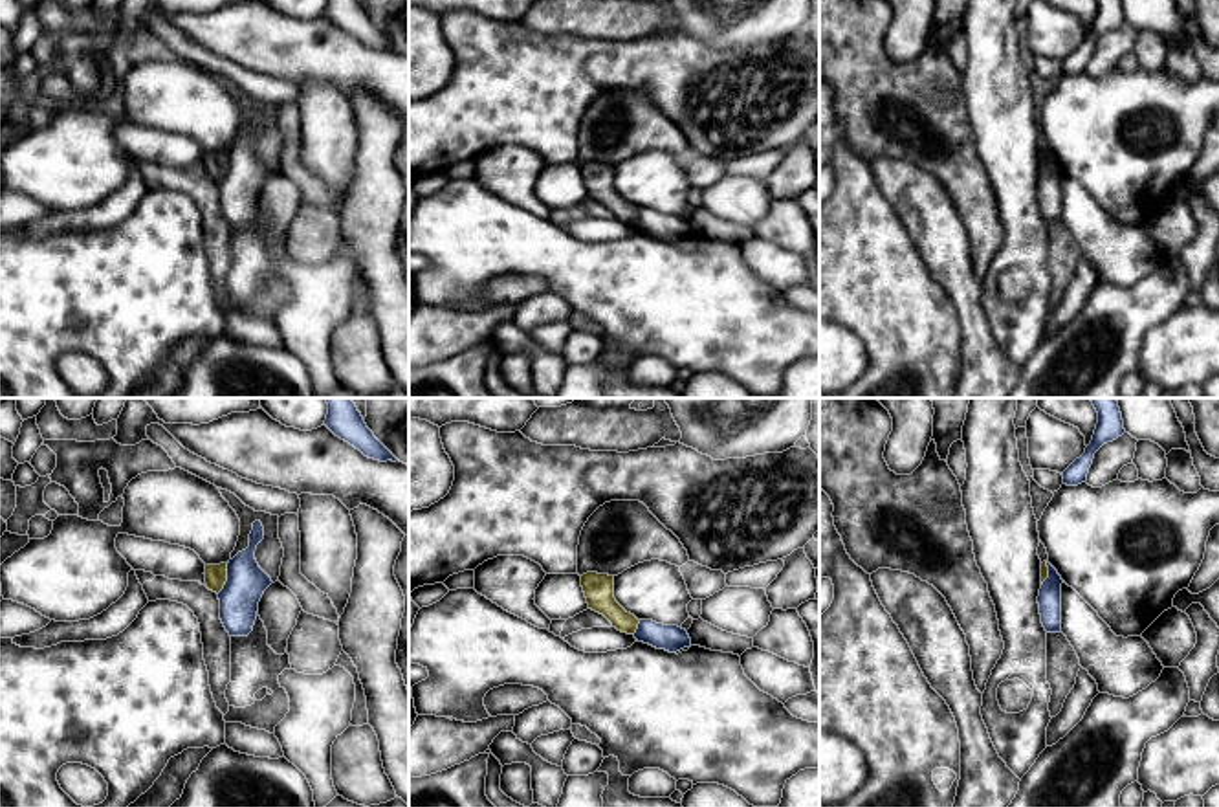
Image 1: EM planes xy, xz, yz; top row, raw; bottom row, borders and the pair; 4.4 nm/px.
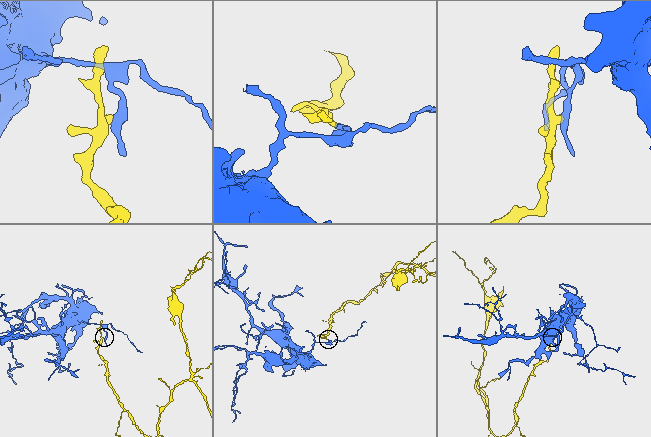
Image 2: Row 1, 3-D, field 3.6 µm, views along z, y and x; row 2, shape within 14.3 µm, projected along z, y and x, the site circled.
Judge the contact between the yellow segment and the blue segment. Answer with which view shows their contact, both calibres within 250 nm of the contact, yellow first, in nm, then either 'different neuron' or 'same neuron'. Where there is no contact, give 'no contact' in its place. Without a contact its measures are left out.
xy | 100/180 nm | different neuron

